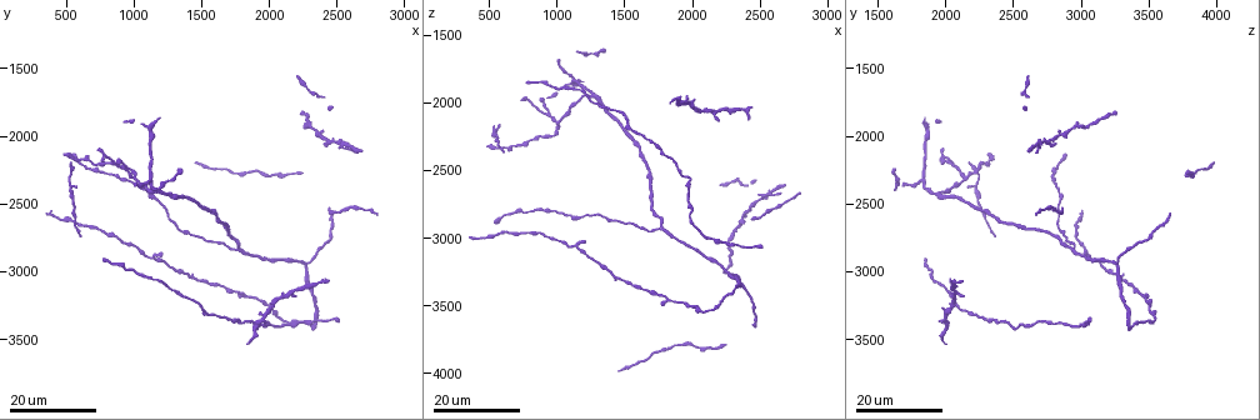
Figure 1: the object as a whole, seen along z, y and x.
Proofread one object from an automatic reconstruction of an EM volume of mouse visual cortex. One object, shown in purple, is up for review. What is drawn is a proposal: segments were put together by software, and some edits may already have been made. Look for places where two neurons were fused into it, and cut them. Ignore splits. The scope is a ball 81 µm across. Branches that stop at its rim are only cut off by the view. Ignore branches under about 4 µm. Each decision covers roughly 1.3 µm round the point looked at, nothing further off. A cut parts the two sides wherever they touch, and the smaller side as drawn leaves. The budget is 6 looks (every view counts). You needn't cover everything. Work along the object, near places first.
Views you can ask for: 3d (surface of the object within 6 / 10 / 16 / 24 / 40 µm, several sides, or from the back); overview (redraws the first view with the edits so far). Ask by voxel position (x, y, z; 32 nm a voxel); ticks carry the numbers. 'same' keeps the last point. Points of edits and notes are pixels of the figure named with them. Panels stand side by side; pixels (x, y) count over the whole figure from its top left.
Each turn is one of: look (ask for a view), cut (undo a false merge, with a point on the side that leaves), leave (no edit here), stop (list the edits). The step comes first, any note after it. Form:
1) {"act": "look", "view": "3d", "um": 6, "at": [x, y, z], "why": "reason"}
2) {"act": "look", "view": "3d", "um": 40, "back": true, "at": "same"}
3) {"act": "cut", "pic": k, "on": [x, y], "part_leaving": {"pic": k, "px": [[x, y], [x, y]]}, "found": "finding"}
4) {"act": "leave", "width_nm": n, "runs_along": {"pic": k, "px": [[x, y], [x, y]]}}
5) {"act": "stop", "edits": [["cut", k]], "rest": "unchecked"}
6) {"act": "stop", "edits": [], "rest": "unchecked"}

{"act": "look", "view": "3d", "um": 24, "at": [2460, 2020, 2740]}

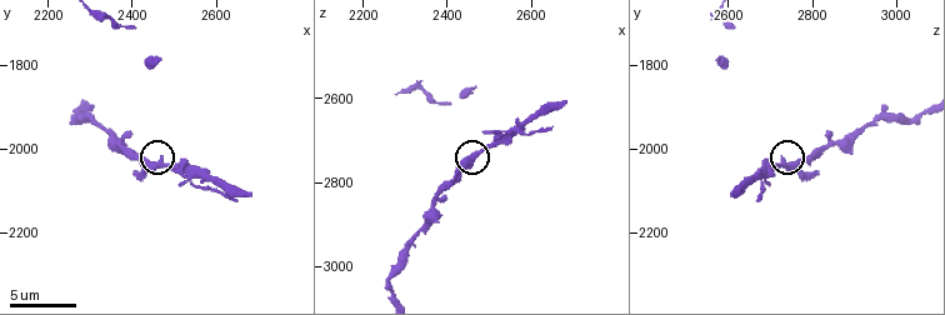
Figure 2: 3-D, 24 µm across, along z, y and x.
{"act": "look", "view": "3d", "um": 6, "at": [2465, 2040, 2725]}

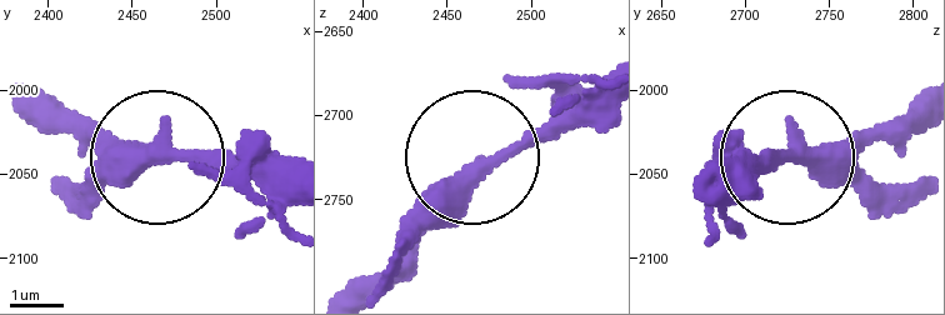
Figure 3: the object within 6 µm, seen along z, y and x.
{"act": "leave", "width_nm": 280, "runs_along": {"pic": 3, "px": [[51, 100], [91, 140], [261, 154]]}, "found": "one neuron here"}

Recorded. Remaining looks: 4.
{"act": "look", "view": "3d", "um": 6, "at": [2375, 1985, 2845], "why": "a narrow waist"}

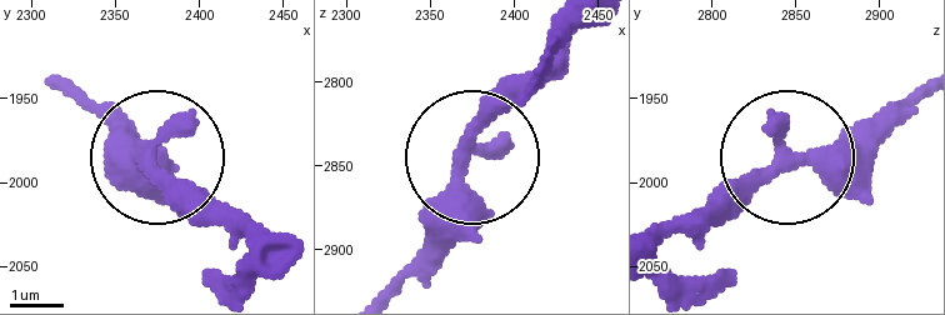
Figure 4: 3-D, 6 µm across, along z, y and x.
{"act": "leave", "found": "one neuron here"}

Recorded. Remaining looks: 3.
{"act": "look", "view": "3d", "um": 16, "at": [1120, 2320, 1820]}

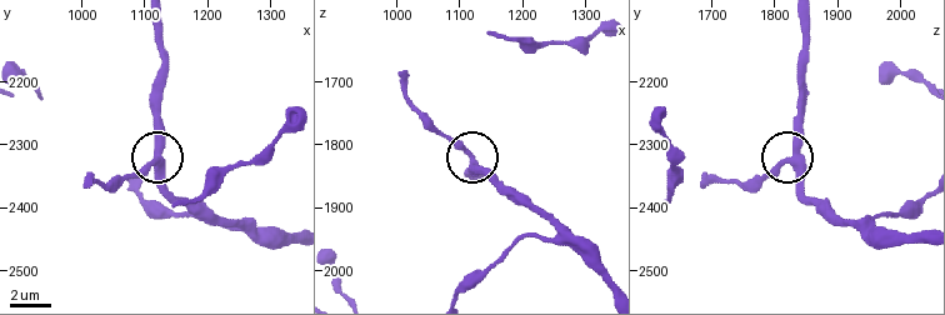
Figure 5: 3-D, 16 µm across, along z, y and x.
{"act": "look", "view": "3d", "um": 10, "at": [1120, 2325, 1825]}

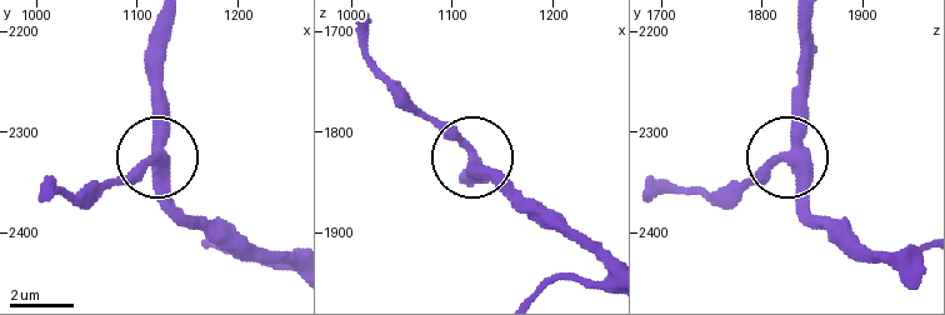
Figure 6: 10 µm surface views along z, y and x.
{"act": "look", "view": "3d", "um": 6, "at": [1120, 2324, 1824]}

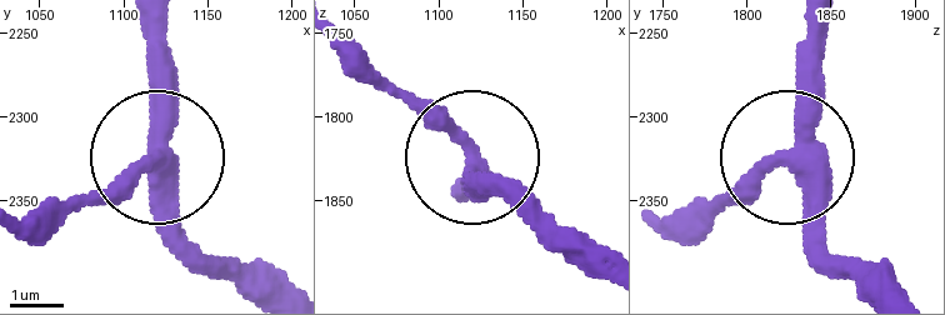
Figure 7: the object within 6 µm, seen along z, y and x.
{"act": "leave", "runs_along": {"pic": 7, "px": [[861, 281], [776, 160], [678, 236]]}, "found": "all the same neuron"}

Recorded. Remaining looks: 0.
{"act": "stop", "edits": [], "rest": "unchecked"}

